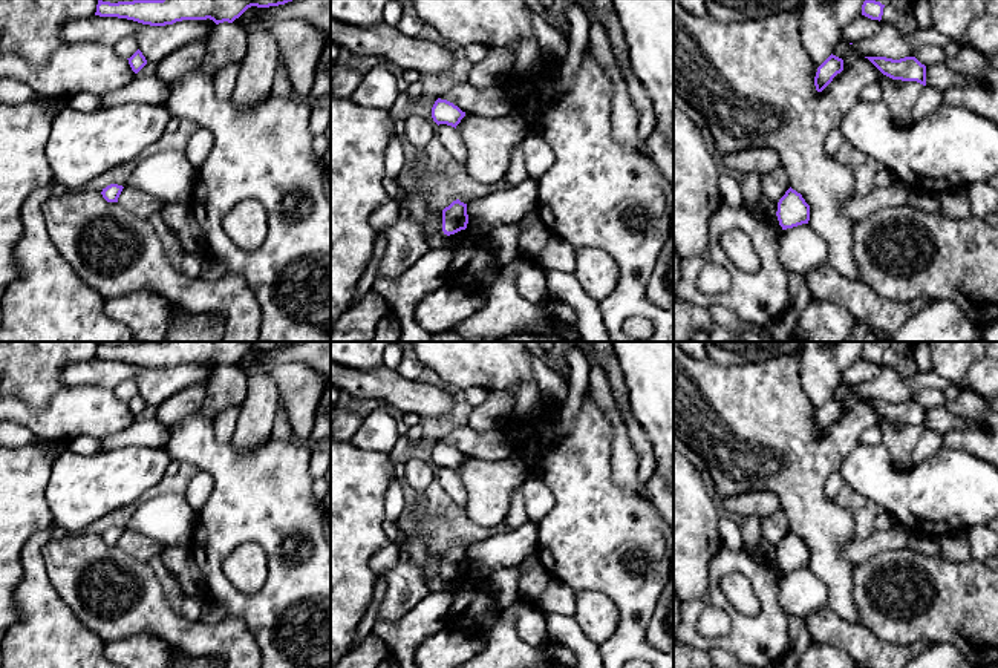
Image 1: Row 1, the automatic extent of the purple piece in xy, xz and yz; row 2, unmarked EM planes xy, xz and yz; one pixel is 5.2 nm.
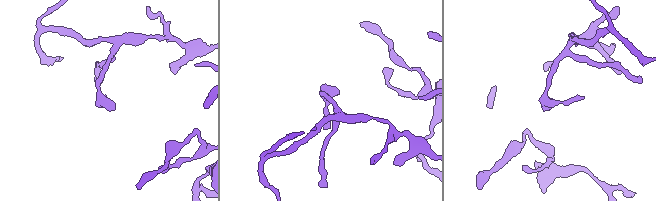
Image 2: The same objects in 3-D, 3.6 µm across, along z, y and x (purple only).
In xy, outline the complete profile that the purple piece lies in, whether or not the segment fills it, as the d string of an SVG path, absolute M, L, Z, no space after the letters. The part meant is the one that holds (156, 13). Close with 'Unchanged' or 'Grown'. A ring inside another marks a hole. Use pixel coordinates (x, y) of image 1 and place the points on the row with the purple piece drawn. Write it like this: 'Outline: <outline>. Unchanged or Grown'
Outline: M98 0L95 15L118 17L150 26L165 26L182 20L213 20L216 25L233 23L248 8L269 8L292 0Z. Unchanged

